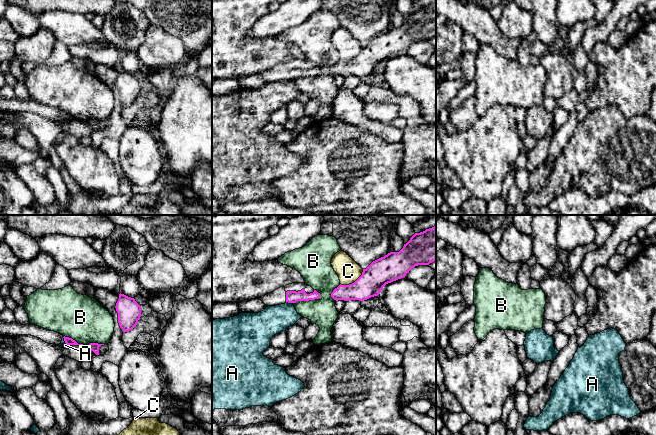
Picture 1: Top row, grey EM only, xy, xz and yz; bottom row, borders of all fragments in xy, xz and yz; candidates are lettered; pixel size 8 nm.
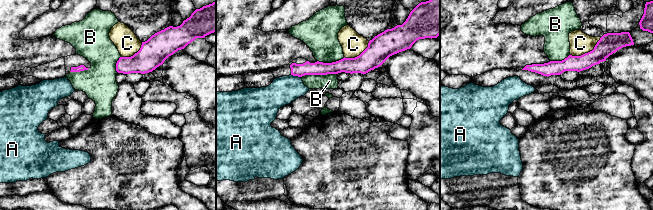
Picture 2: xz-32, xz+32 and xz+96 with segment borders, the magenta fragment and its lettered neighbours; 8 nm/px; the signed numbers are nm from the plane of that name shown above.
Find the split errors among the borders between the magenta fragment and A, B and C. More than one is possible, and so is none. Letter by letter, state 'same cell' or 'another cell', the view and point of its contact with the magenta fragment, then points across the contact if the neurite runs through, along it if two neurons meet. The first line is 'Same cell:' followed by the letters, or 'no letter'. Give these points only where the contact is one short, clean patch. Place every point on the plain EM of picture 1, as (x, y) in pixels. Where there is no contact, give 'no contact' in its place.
Same cell: no letter
A: another cell; contact xz (289, 78); border xz (286, 77), (292, 79)
B: another cell; contact xy (84, 121)
C: another cell; contact xz (354, 58)

